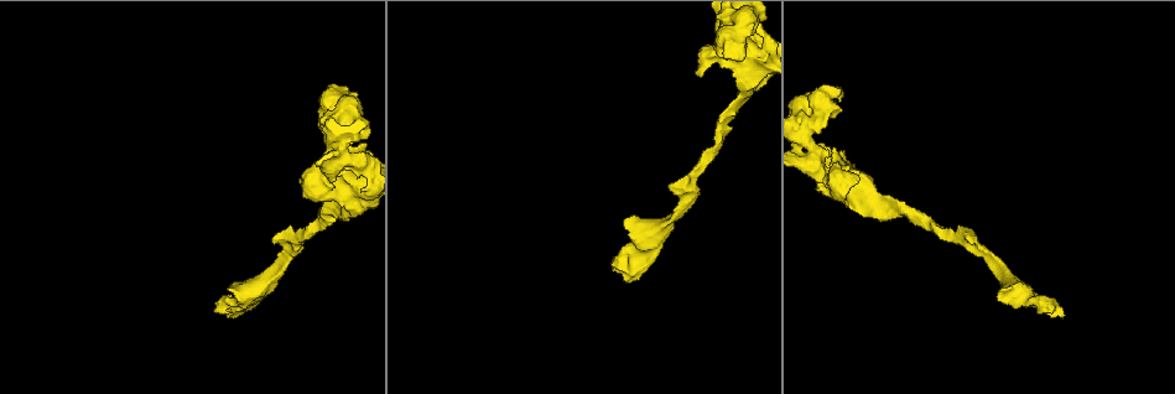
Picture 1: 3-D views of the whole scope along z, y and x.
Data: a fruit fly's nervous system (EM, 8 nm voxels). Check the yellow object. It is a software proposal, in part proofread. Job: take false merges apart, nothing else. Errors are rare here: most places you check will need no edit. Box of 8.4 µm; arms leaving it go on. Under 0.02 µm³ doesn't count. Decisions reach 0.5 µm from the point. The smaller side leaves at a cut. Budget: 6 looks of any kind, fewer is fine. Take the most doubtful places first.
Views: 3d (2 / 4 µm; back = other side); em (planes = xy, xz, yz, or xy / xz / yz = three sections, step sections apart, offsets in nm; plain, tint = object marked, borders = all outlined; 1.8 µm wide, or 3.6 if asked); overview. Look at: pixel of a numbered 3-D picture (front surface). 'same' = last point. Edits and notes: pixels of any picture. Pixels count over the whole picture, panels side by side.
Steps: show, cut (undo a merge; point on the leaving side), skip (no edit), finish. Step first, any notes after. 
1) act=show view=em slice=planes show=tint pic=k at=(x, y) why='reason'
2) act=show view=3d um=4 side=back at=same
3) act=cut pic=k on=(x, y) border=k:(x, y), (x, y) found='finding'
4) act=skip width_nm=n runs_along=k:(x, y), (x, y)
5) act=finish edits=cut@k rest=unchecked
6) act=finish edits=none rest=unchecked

act=show view=em slice=planes show=plain pic=1 at=(354, 159) why='thick turns thin'

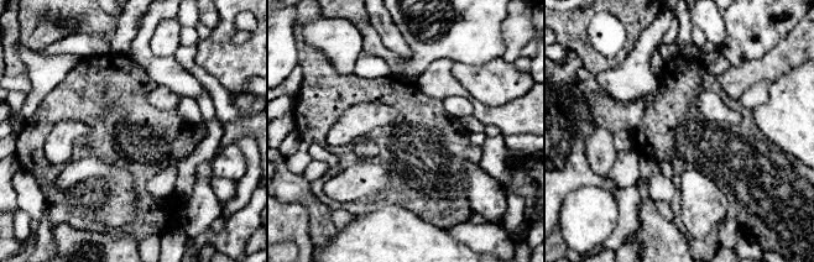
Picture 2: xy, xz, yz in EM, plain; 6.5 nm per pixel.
act=show view=em slice=planes show=tint at=same

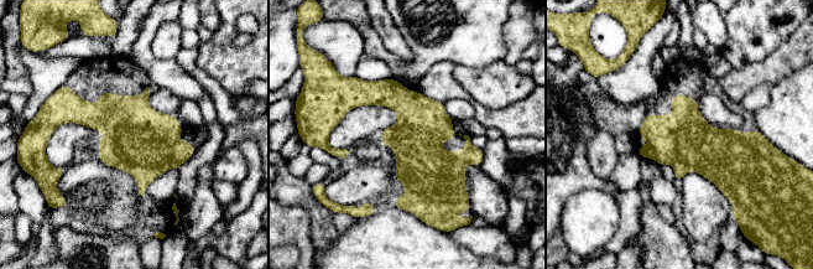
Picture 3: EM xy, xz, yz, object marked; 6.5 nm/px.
act=skip width_nm=340 found='one neuron here'

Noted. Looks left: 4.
act=show view=3d um=4 pic=1 at=(734, 107) why='sudden change in width'

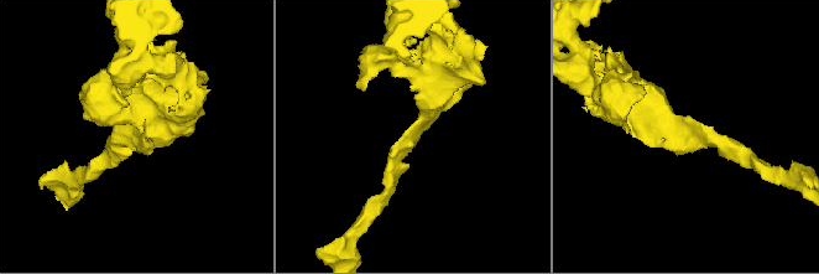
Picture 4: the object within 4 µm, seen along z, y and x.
act=show view=em slice=planes show=tint pic=4 at=(137, 133) arm_widths_nm=180,400

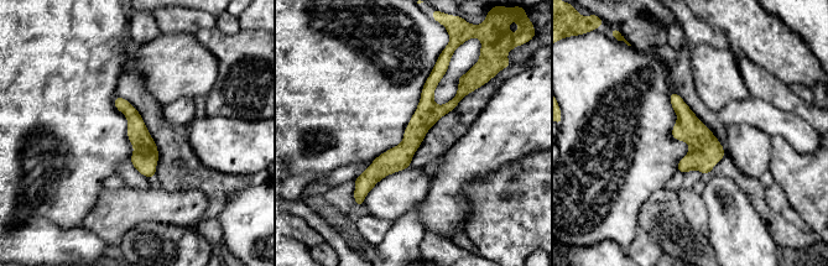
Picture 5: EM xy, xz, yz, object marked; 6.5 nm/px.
act=skip runs_along=5:(439, 63), (412, 140), (365, 188) found='all the same neuron'

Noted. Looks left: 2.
act=show view=em slice=planes show=borders pic=1 at=(246, 295) why='branch point'

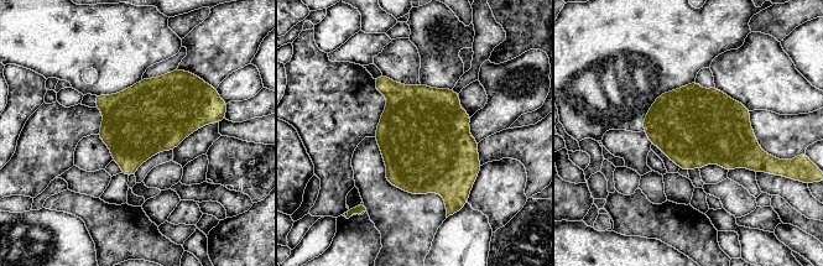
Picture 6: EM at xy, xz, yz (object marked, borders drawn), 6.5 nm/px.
act=skip found='continuous, no second neuron'

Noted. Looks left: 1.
act=finish edits=none rest=unchecked

